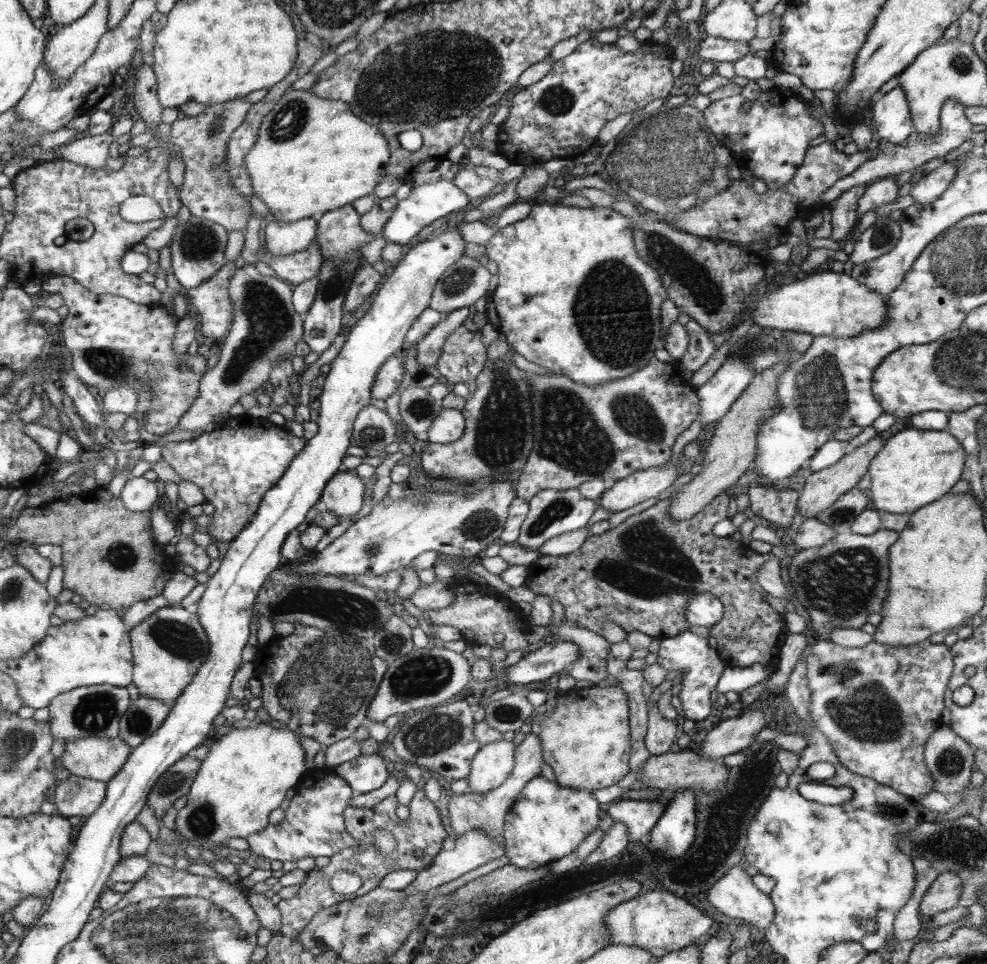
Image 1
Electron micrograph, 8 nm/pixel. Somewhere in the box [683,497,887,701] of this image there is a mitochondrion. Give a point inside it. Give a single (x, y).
(843, 585)

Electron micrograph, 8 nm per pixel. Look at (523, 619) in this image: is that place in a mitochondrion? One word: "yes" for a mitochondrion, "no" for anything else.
no

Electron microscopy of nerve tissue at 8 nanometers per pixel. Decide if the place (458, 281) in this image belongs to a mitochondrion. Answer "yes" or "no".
yes

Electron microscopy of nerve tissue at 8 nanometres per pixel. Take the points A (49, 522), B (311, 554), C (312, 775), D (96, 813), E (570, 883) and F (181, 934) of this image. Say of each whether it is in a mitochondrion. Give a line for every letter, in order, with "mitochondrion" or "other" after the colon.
A: other
B: other
C: other
D: other
E: other
F: mitochondrion

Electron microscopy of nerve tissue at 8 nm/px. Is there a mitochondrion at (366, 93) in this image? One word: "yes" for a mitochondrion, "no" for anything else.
yes

